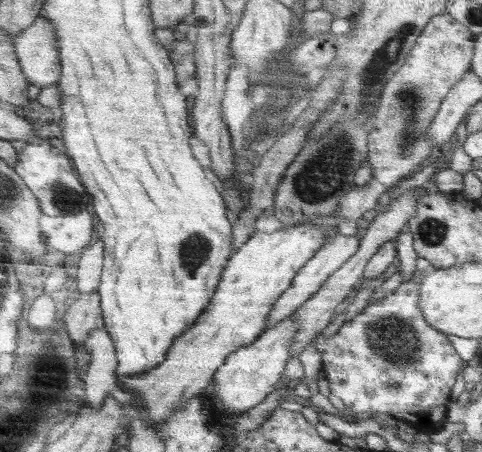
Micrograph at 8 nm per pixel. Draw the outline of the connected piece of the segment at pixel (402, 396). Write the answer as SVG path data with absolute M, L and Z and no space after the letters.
M405 278L392 294L366 305L351 321L344 322L336 334L330 338L318 335L313 342L320 353L321 371L326 373L330 392L340 398L346 412L390 414L412 424L419 433L430 435L444 424L452 386L458 372L465 370L466 361L454 352L448 335L427 322L420 310L419 296L419 284Z

